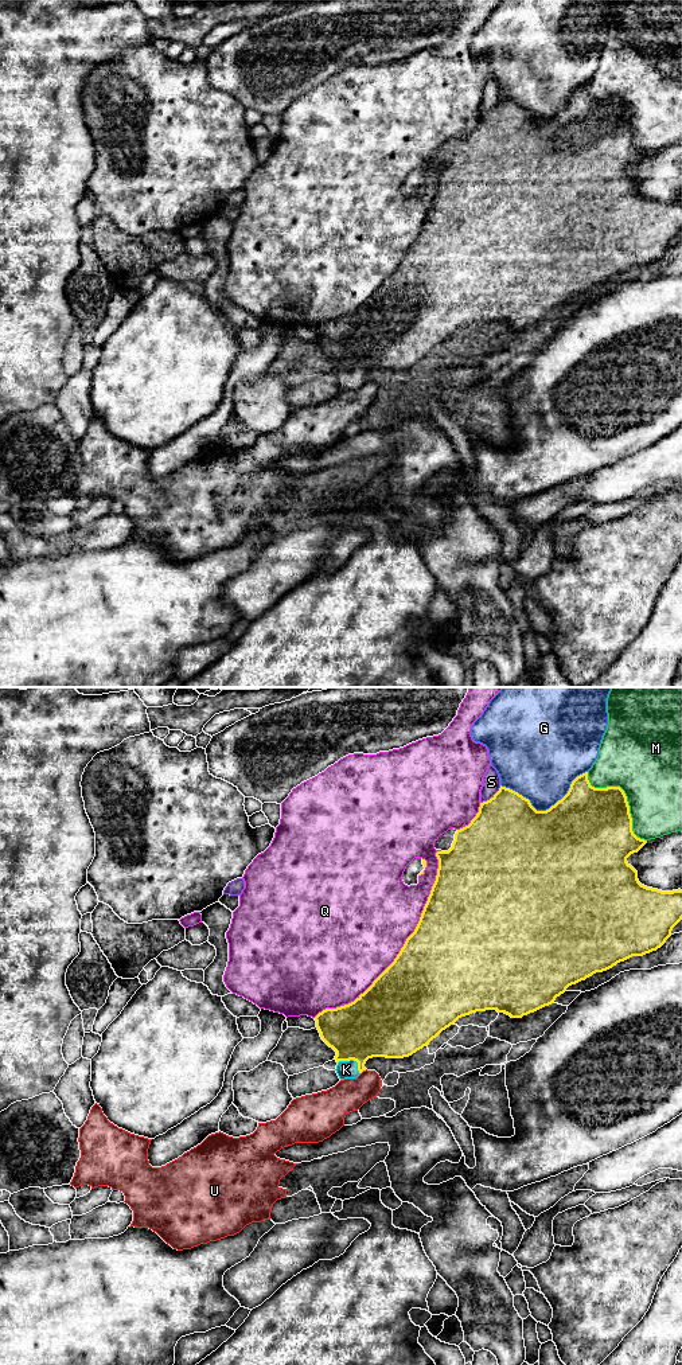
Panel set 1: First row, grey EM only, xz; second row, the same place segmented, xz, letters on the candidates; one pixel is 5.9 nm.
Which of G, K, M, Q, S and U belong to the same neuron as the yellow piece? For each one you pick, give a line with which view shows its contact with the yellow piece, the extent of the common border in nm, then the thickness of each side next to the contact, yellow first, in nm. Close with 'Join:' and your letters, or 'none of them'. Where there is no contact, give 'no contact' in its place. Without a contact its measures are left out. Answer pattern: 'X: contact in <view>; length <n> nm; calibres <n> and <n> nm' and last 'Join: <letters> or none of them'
K: contact in xz; length 150 nm; calibres 380 and 110 nm
Join: K

